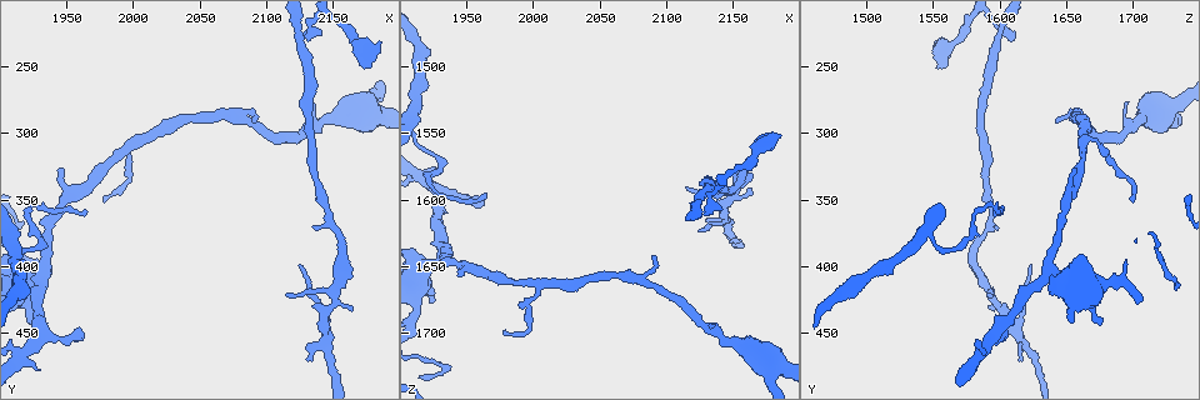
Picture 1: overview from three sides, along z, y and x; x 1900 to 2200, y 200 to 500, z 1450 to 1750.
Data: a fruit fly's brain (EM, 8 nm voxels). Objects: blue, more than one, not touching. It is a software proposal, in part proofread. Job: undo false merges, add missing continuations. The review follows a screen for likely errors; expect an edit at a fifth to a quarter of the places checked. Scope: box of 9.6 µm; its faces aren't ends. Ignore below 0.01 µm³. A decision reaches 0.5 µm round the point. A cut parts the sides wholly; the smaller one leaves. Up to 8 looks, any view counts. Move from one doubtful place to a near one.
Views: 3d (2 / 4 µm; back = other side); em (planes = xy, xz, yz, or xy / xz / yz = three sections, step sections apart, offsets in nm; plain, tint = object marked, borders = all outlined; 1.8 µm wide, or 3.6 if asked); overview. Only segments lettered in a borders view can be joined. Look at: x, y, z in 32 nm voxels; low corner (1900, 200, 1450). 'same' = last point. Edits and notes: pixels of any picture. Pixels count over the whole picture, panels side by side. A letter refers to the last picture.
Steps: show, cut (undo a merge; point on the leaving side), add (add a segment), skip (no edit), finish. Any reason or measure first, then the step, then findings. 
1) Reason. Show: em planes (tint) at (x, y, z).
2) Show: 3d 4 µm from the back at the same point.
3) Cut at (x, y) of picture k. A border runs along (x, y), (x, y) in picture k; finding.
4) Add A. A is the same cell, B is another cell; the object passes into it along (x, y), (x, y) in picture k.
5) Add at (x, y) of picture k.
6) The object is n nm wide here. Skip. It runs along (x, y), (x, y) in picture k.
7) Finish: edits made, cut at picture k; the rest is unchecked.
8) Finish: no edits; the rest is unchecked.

Tapers out. Show: 3d 4 µm at (2126, 222, 1614).

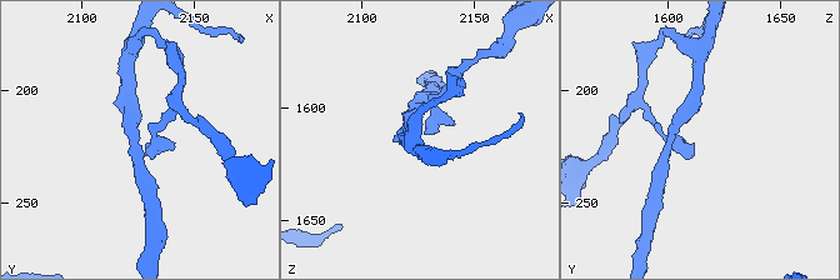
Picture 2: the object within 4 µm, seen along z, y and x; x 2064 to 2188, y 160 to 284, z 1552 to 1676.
3 arms meet here; need the tissue. Show: em planes (borders) at (2129, 224, 1610).

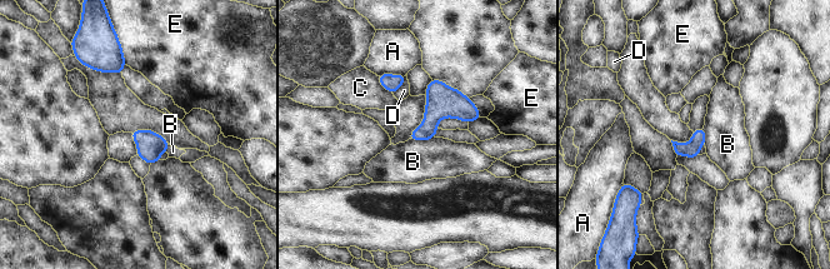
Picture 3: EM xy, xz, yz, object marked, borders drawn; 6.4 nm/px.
The longest contact is with A, 170 nm. Skip. A, B, C, D and E are other cells; none of them fits.

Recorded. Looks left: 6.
Show: em yz step 4 (tint) at (2004, 308, 1662).

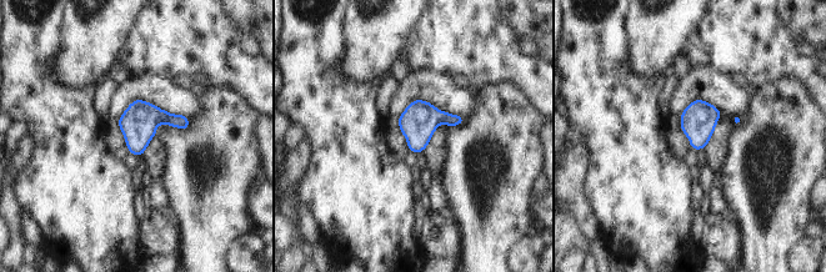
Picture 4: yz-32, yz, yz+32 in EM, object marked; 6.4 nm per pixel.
Another direction. Show: em planes (borders) at the same point.

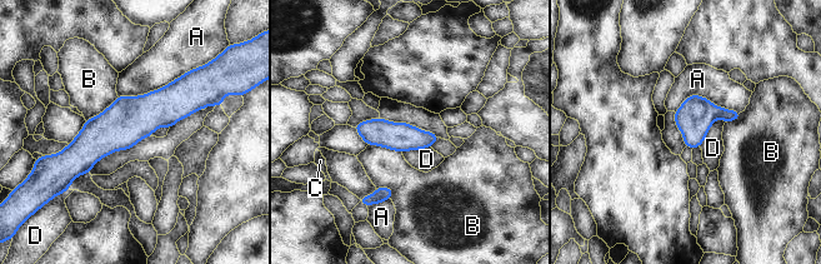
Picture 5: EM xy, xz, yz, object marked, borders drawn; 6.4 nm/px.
Skip. A, B, C and D are other cells; it runs along (199, 104), (131, 118), (60, 159) in picture 5; all the same neuron.

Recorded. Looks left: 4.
An open end. Show: 3d 2 µm from the back at (1924, 444, 1674).

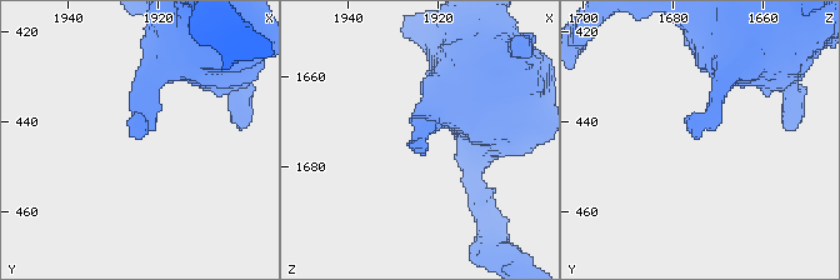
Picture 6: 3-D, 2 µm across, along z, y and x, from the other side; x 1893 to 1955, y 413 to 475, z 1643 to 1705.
Show: em planes (borders) at (1924, 444, 1675).

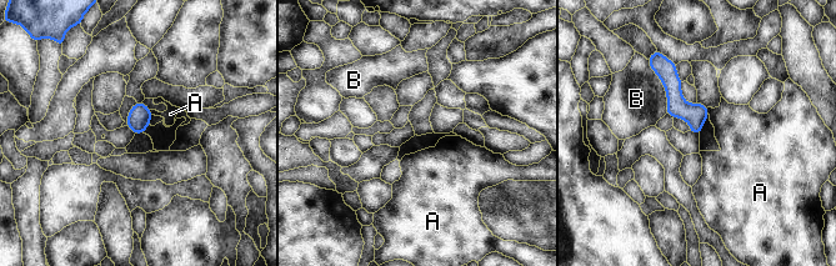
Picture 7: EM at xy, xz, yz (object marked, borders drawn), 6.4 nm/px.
The longest contact is with B, 360 nm. Skip. A and B are other cells; a border runs along (706, 108), (709, 114) in picture 7; no lettered segment goes on from it.

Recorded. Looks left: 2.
Finish: no edits; the rest is unchecked.

